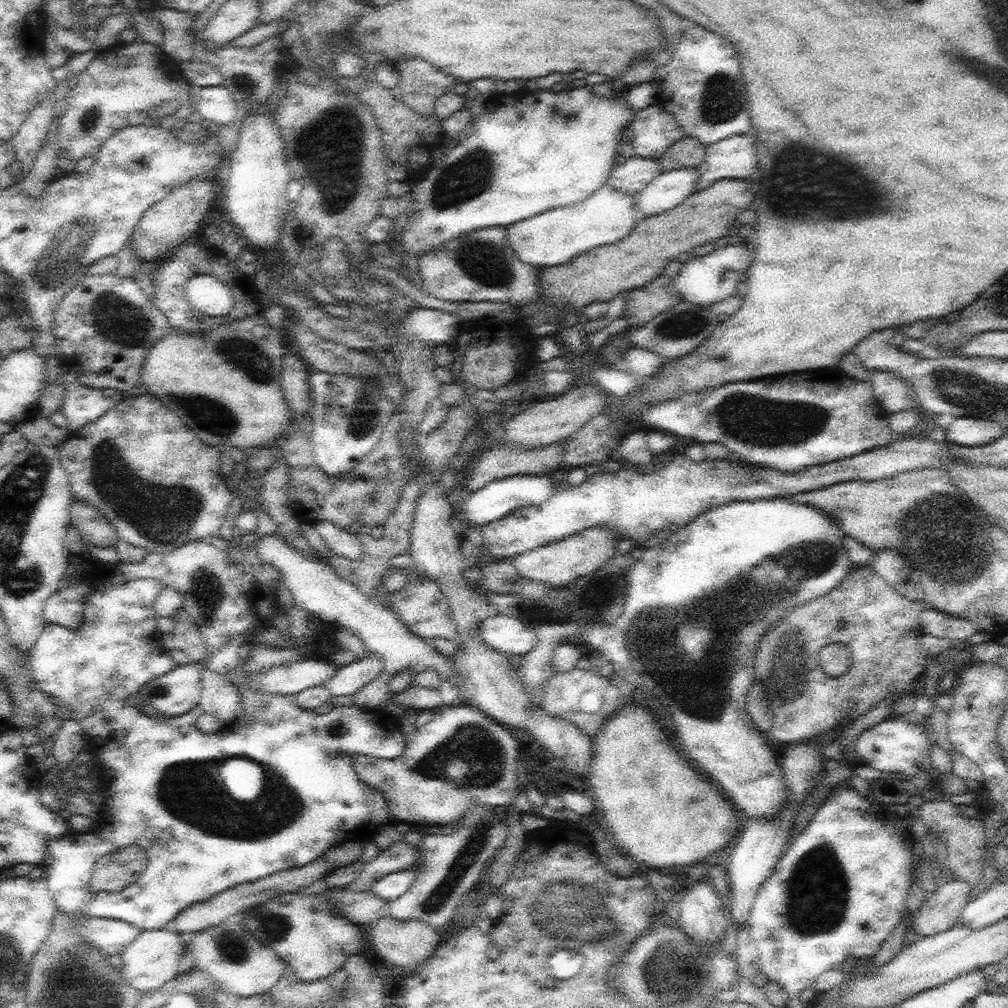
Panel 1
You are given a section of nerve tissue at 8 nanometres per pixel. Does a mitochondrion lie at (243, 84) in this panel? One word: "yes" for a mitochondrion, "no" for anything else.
no

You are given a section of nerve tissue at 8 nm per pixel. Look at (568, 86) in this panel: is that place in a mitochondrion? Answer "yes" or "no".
no

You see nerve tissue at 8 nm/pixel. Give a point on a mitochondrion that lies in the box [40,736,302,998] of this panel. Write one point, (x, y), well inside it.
(274, 927)

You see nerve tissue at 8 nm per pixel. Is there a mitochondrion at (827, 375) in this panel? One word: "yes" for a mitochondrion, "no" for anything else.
no

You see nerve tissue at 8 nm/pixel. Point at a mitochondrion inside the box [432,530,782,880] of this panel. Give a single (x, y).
(482, 768)

